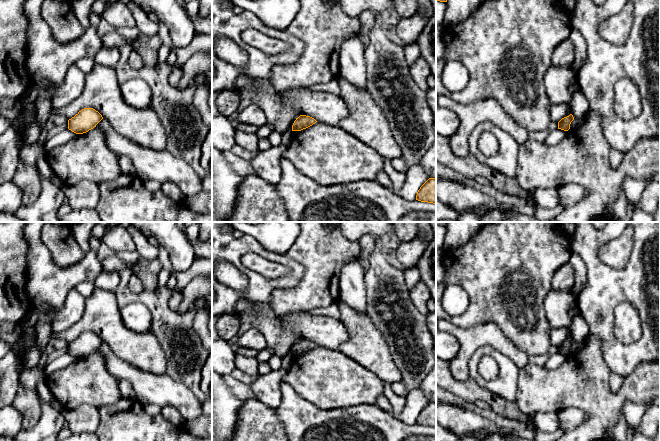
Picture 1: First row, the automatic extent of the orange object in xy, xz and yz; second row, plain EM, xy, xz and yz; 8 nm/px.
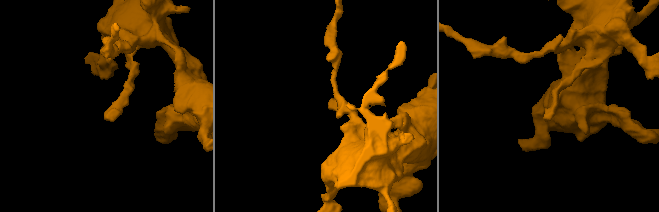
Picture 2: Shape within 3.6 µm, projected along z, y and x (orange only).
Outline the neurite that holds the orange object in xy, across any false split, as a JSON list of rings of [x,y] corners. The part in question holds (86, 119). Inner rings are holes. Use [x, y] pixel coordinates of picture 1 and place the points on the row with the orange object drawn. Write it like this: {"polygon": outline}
{"polygon": [[[84,108],[68,120],[68,129],[76,134],[83,134],[96,127],[103,119],[93,108]]]}

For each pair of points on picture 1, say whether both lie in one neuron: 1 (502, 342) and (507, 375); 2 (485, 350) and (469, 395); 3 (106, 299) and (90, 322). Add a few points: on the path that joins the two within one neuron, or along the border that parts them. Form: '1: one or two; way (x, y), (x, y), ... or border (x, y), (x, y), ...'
1: two; border (482, 345), (491, 345), (504, 353), (519, 368)
2: two; border (470, 377), (480, 386), (493, 393)
3: one; way (102, 305), (101, 311), (96, 316)

